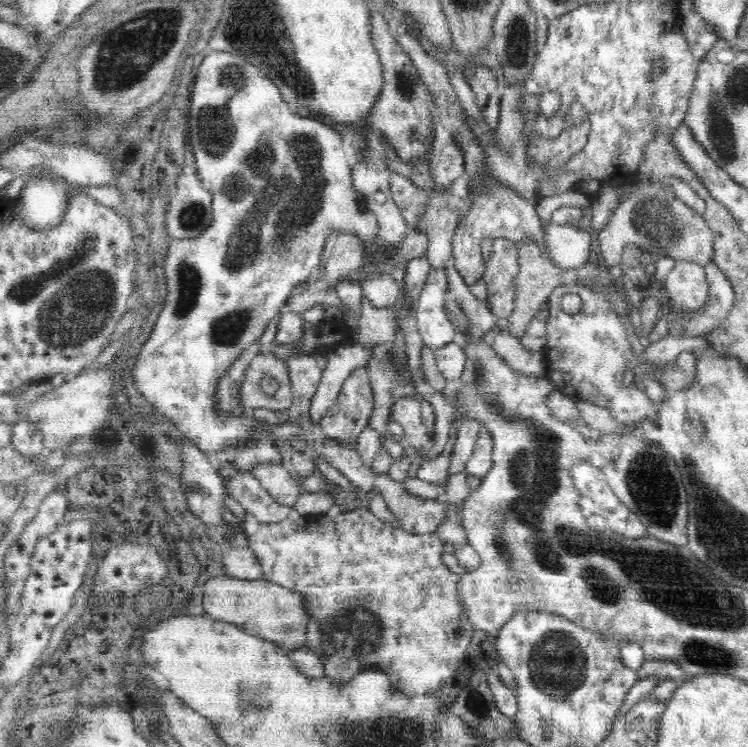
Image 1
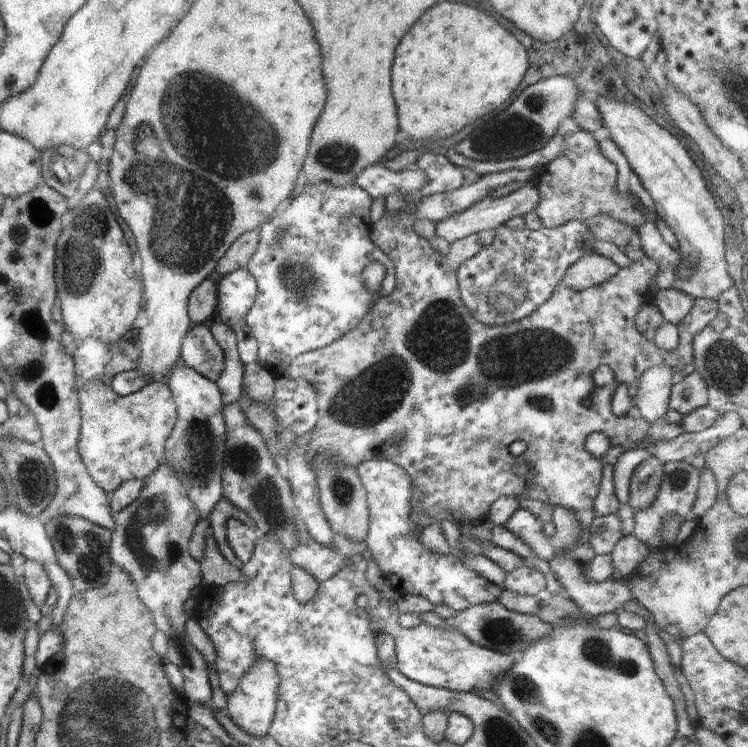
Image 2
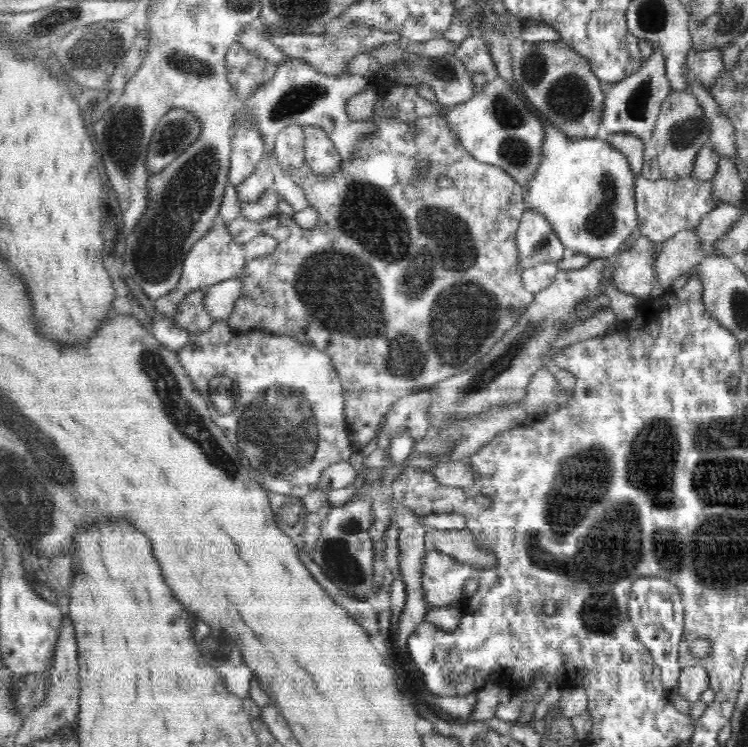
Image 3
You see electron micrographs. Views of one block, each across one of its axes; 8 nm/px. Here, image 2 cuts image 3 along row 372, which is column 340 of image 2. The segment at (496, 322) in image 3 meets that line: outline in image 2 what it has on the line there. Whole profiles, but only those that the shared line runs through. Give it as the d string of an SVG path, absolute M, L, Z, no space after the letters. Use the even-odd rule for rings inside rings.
M424 150L419 156L415 166L426 174L426 184L416 190L416 192L410 192L410 194L404 195L404 210L396 216L390 217L390 210L385 208L382 218L378 222L371 222L369 224L370 240L375 246L378 246L384 254L386 254L392 261L395 267L396 288L394 292L387 296L380 296L374 306L368 310L368 313L356 328L351 332L346 332L344 336L340 336L337 340L334 340L332 344L324 346L320 349L315 349L305 354L302 354L292 362L290 370L288 370L288 376L300 377L308 380L308 383L317 396L318 403L318 423L314 426L314 429L310 434L305 437L308 443L308 452L306 452L306 462L308 466L312 468L312 460L316 460L316 456L320 454L330 454L330 456L336 456L340 462L344 462L346 466L350 468L356 468L362 462L370 460L388 460L394 465L400 466L410 476L412 482L412 497L410 500L410 522L414 524L414 534L419 535L423 530L420 522L421 516L419 512L424 512L426 516L430 516L435 522L442 523L443 521L451 521L452 523L459 525L466 522L474 522L474 520L484 520L489 517L489 509L492 508L492 504L499 497L512 497L512 498L528 498L530 491L530 484L536 483L541 490L548 496L547 502L550 505L562 506L576 516L576 528L580 528L580 536L578 540L572 544L569 549L561 550L562 556L568 556L568 558L574 558L580 564L588 564L595 556L588 538L590 538L590 526L592 526L592 520L596 520L596 512L593 512L592 506L594 506L594 500L600 491L600 484L602 481L602 472L606 464L614 465L619 457L628 449L637 448L638 444L644 444L646 434L650 432L651 424L644 421L644 418L640 415L638 408L632 405L627 415L621 418L615 416L611 410L611 399L615 394L615 390L619 384L625 384L628 388L630 398L634 398L637 394L638 380L642 374L652 366L667 365L669 368L675 366L678 369L683 369L687 364L693 364L694 362L694 349L692 348L692 342L694 342L694 336L704 330L706 326L716 317L718 314L718 301L711 300L709 298L698 297L694 299L694 306L692 310L686 315L686 317L677 325L679 334L679 344L675 350L675 353L664 352L660 350L654 342L649 342L635 326L635 318L638 312L643 308L643 305L652 298L652 292L650 288L651 281L658 274L658 266L656 262L649 258L644 257L638 262L632 262L627 268L622 268L619 272L612 276L611 280L606 280L600 286L592 286L586 288L584 291L576 291L572 288L566 288L565 286L558 286L551 298L542 304L538 310L532 312L531 316L522 318L522 320L506 324L503 326L486 326L482 322L478 322L476 318L472 318L472 314L468 312L468 308L462 304L460 300L460 290L457 282L457 271L460 264L463 264L466 260L472 259L482 248L490 246L494 240L494 235L488 231L482 231L480 233L472 234L461 240L450 243L448 248L448 254L444 255L438 251L434 251L429 242L424 238L421 238L414 232L414 222L416 221L416 204L424 198L424 196L430 196L439 193L446 193L452 190L457 190L462 187L462 184L468 182L467 179L462 176L462 172L458 170L458 167L452 165L446 158L445 154L436 154L433 150ZM602 365L609 366L614 372L614 382L608 384L608 386L602 386L599 388L596 386L593 380L594 371ZM594 432L602 432L609 442L610 450L596 458L592 456L585 448L586 440L590 434ZM514 440L524 440L524 453L521 456L512 456L508 448ZM527 463L533 473L533 479L526 478L524 476L518 476L513 468L516 468L516 464Z

